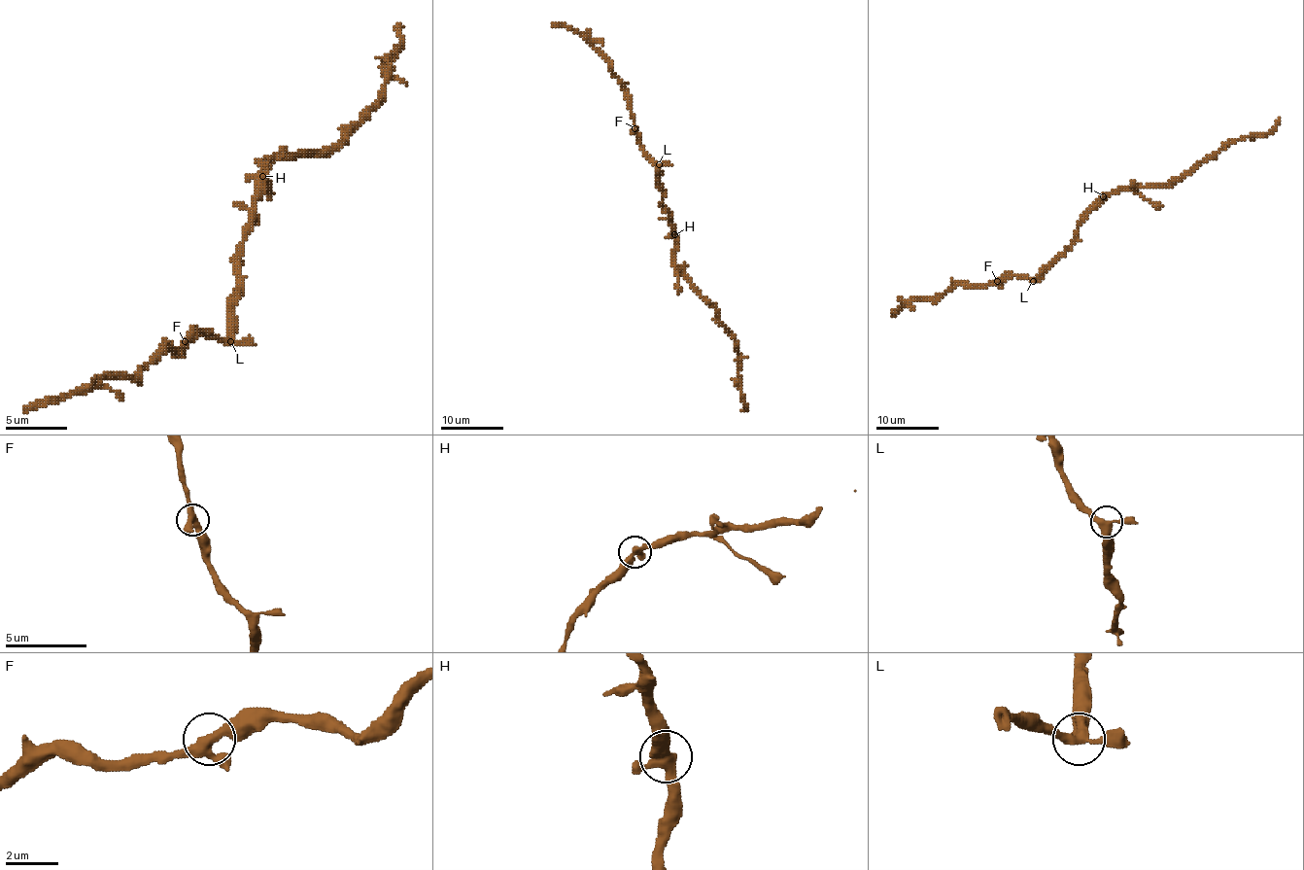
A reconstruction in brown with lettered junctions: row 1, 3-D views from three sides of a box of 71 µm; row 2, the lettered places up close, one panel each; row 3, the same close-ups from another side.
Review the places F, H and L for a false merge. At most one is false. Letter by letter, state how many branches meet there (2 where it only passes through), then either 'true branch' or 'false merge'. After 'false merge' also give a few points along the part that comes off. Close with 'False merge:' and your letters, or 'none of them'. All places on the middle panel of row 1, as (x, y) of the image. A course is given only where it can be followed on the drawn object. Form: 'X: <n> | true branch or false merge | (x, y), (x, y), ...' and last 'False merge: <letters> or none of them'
F: 3 | true branch
H: 3 | true branch
L: 3 | true branch
False merge: none of them

